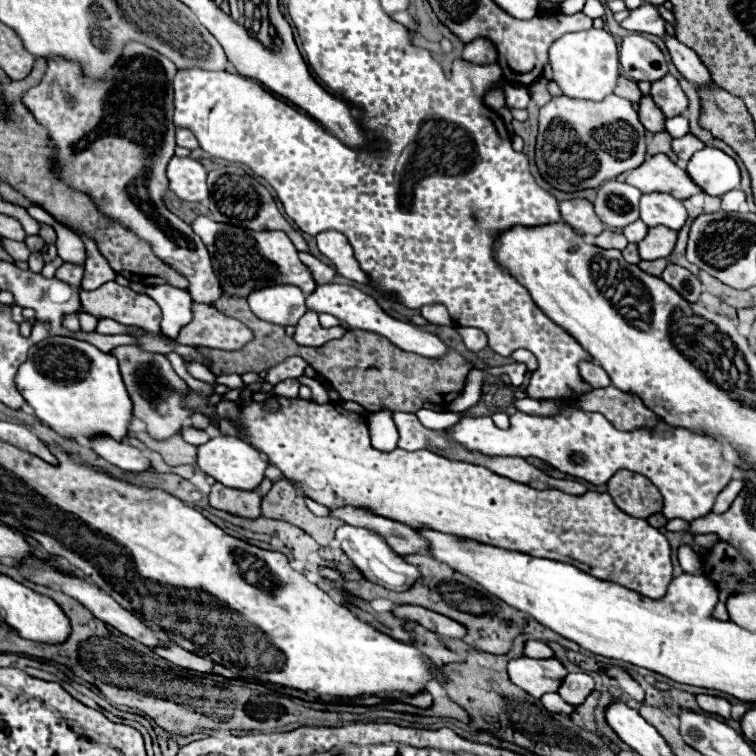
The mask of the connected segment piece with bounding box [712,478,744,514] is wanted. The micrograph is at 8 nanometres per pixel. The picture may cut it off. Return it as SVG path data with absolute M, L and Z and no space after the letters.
M734 478L720 494L718 494L718 498L716 498L716 504L714 504L714 514L722 514L722 512L726 512L728 508L730 508L730 504L732 504L732 500L736 498L736 494L742 490L742 478Z

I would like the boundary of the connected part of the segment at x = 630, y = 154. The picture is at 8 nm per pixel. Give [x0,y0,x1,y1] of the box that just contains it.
[536,94,644,192]

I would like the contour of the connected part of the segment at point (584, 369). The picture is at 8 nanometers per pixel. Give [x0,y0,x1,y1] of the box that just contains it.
[580,362,610,388]

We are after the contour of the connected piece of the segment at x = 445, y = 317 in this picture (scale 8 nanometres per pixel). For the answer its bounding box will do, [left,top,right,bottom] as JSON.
[420,304,453,326]

